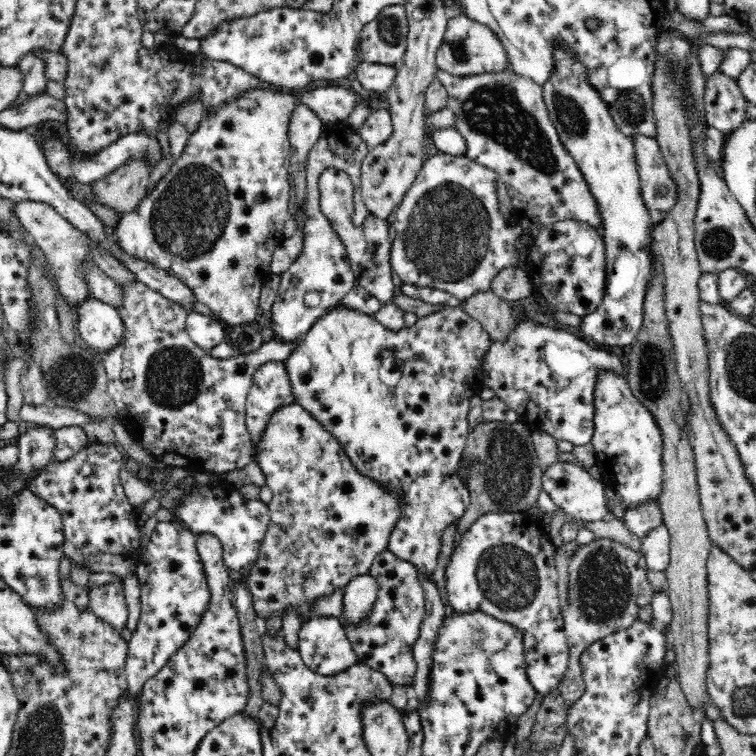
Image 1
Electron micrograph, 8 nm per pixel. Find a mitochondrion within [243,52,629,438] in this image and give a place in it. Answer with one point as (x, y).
(445, 234)

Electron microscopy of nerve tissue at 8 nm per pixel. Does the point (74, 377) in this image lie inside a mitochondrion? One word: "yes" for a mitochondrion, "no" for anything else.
yes

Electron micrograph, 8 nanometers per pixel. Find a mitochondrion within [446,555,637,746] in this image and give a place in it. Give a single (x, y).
(469, 646)

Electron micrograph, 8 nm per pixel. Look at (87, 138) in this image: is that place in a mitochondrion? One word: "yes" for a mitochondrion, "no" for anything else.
yes

